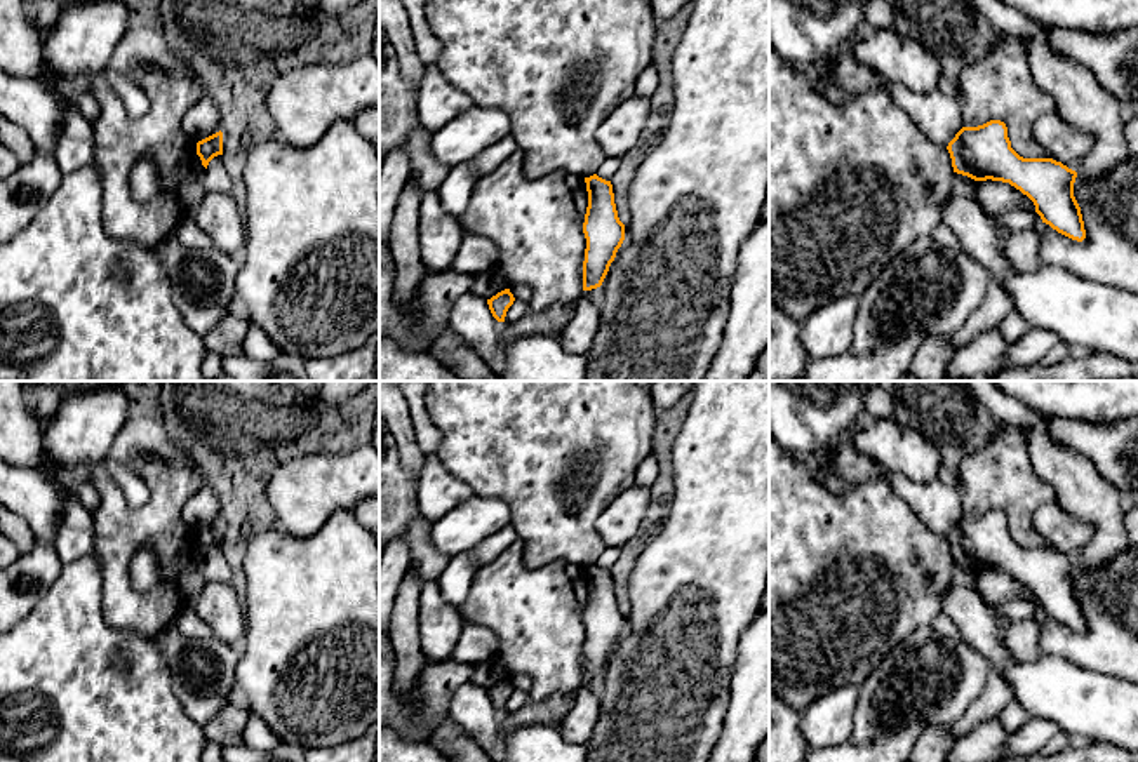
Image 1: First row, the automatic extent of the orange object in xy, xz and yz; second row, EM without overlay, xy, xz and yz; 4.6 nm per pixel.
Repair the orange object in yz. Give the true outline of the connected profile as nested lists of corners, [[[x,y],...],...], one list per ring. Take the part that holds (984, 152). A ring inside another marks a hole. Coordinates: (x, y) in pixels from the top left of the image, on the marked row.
[[[1001,120],[962,127],[947,146],[954,172],[974,181],[1009,183],[1027,195],[1042,223],[1058,233],[1086,238],[1081,207],[1074,197],[1077,172],[1053,158],[1023,158],[1007,137]]]

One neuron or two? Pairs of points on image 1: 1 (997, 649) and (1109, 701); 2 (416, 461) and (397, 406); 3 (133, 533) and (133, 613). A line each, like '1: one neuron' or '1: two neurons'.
1: one neuron
2: one neuron
3: one neuron

